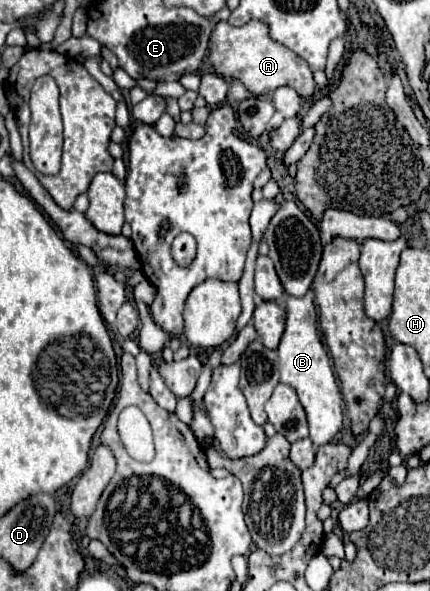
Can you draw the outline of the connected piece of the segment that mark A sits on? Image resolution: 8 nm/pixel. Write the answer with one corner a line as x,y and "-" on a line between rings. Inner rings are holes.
257,19
249,21
243,27
233,27
227,21
219,21
211,33
209,61
215,67
217,75
239,79
255,95
269,95
281,85
293,87
303,99
309,99
315,93
313,73
307,63
299,59
299,55
295,55
291,49
275,43
267,35
267,25
259,23

